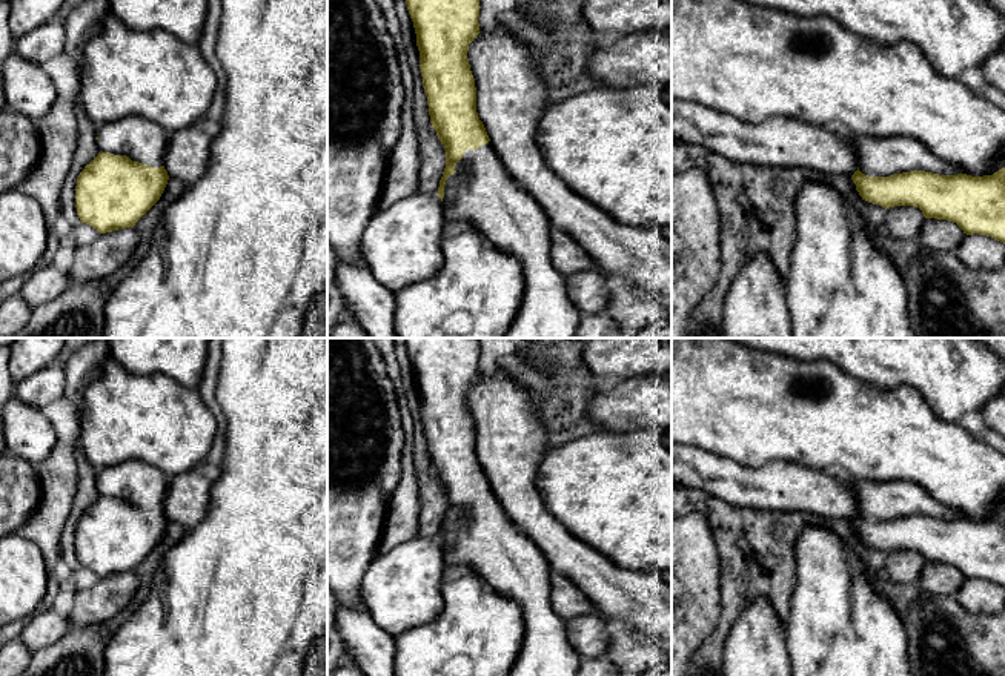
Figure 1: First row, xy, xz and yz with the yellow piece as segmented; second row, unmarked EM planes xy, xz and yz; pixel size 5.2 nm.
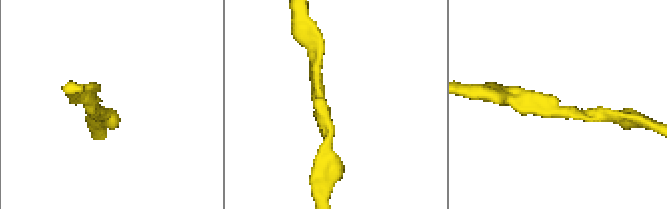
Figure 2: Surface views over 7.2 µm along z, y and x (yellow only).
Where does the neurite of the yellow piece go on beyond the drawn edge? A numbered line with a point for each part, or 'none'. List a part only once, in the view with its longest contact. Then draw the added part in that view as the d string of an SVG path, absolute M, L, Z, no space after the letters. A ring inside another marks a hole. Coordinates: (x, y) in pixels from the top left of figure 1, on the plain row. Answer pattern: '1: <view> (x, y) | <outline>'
1: yz (876, 501) | M850 478L850 484L857 499L859 515L868 521L890 521L910 515L962 518L962 513L940 504L930 492L911 481L877 482Z

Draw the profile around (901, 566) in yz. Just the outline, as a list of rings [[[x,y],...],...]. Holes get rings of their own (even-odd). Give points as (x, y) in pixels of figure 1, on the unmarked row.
[[[894,550],[887,553],[882,578],[897,584],[911,584],[919,579],[925,561],[919,552]]]

